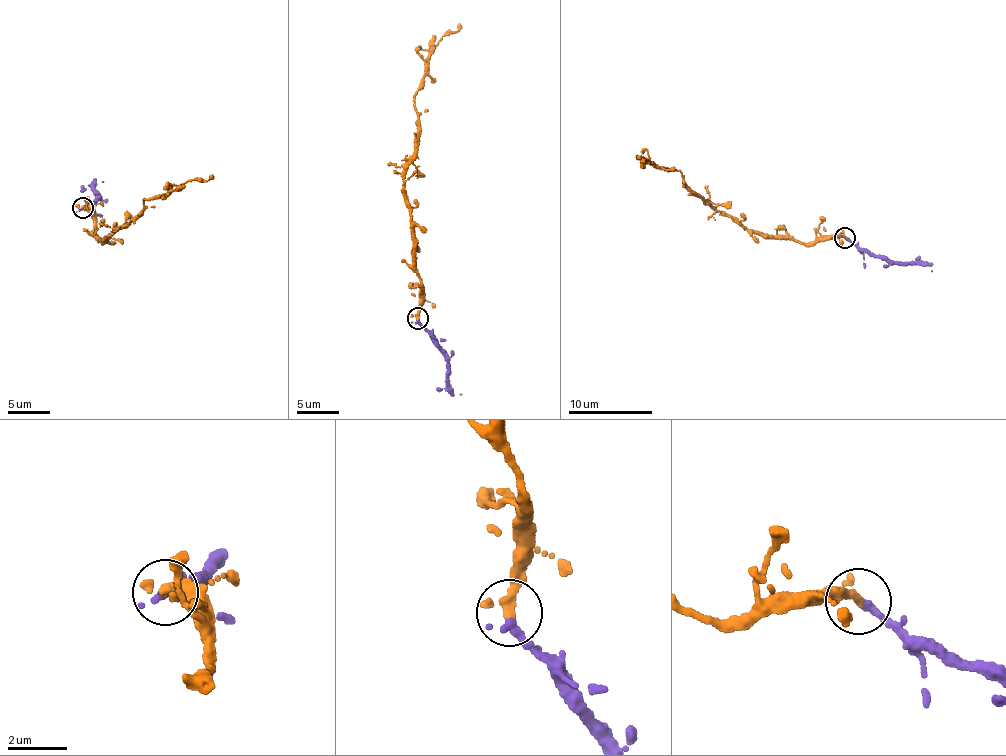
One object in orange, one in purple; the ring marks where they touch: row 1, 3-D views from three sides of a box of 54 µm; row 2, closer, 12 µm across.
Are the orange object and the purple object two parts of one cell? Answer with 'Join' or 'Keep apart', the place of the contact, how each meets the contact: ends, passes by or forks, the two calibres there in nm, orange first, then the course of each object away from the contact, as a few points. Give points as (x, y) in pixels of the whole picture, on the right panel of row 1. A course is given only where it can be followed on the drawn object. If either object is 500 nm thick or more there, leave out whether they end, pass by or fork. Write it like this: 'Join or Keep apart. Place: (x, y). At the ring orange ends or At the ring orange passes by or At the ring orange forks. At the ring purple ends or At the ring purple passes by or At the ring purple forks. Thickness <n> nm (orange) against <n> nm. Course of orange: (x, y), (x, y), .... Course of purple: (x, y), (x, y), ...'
Join. Place: (845, 238). At the ring orange ends. At the ring purple ends. Thickness 400 nm (orange) against 320 nm. Course of orange: (844, 238), (804, 245), (762, 237), (693, 191), (679, 170), (644, 158), (640, 164). Course of purple: (846, 237), (861, 249), (891, 262), (924, 261), (931, 266), (931, 271)

